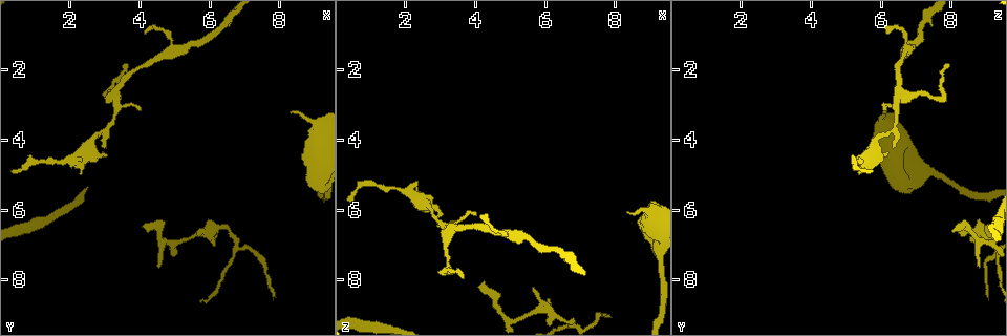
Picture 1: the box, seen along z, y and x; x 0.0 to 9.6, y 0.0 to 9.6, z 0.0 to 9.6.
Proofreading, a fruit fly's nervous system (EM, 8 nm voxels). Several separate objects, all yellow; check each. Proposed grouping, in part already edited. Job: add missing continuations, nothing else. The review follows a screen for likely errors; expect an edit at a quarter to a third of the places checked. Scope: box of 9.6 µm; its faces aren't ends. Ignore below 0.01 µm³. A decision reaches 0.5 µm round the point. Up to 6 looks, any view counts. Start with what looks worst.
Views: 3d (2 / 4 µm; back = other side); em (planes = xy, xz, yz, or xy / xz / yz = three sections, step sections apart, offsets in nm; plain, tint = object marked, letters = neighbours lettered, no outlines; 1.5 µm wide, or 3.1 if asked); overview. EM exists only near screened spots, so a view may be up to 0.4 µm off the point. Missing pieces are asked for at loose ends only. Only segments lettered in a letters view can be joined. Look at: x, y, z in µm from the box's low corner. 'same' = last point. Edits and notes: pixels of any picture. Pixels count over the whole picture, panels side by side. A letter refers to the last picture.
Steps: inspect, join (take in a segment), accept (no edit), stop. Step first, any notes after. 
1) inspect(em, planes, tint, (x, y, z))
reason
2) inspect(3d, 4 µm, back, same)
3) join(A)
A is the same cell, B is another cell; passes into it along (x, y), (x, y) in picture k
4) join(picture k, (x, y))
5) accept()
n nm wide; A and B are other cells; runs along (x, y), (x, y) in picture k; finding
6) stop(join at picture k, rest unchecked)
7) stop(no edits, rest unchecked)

inspect(3d, 2 µm, (2.90, 4.35, 6.25))
an open end

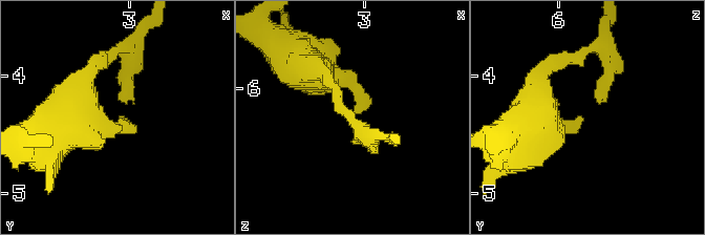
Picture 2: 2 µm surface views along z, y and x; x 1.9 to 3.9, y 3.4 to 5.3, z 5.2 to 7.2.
inspect(em, planes, letters, (2.94, 4.38, 6.24))

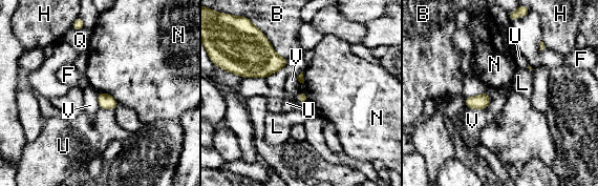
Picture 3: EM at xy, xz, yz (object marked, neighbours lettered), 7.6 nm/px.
accept()
B, F, H, L, N, Q, U and V are other cells; border along (100, 107), (113, 110) in picture 3; none of them fits

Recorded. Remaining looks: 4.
inspect(3d, 4 µm, (9.05, 5.35, 7.15))
free end

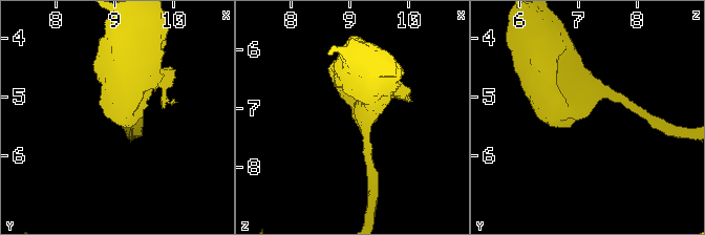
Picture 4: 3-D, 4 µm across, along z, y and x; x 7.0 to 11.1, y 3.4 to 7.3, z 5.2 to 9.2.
inspect(em, xz, step 8, tint, (9.10, 5.35, 7.15))
shape alone is not enough

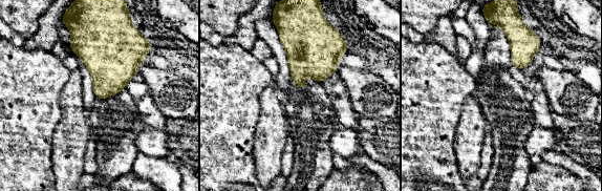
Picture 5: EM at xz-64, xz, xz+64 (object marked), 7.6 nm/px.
inspect(em, planes, letters, same)
another direction

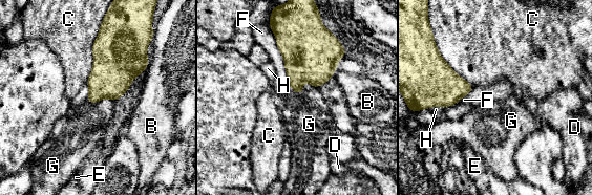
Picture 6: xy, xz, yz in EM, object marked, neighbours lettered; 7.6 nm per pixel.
accept()
B, C, D, E, F, G and H are other cells; border along (317, 88), (290, 89) in picture 6; no lettered segment goes on from it

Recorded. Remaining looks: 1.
stop(no edits, rest unchecked)

